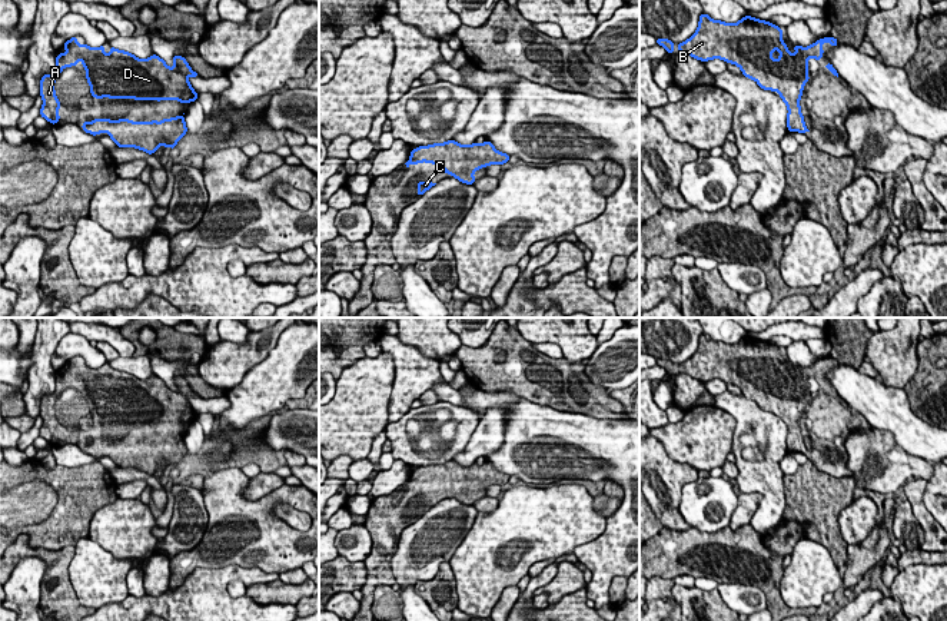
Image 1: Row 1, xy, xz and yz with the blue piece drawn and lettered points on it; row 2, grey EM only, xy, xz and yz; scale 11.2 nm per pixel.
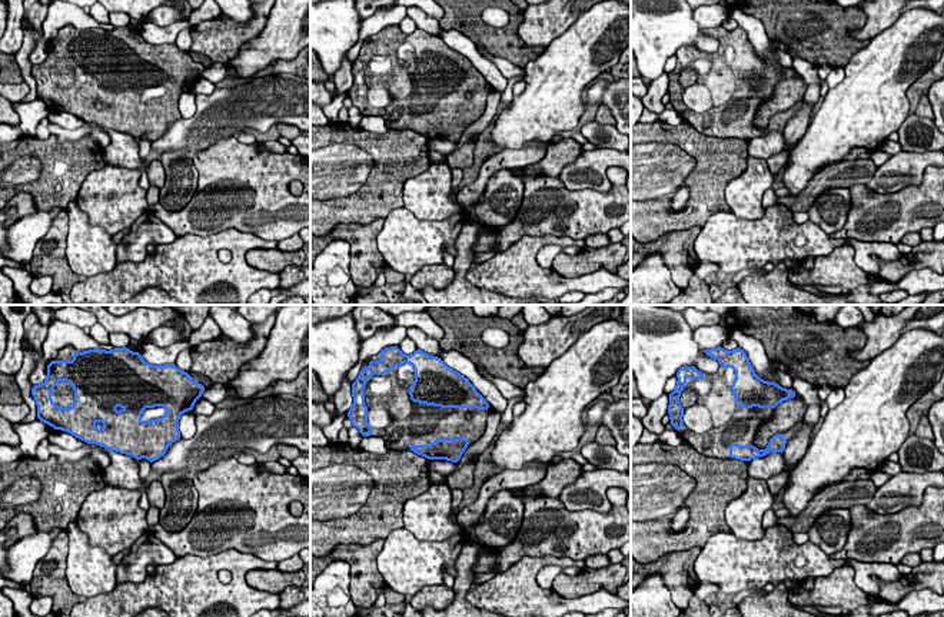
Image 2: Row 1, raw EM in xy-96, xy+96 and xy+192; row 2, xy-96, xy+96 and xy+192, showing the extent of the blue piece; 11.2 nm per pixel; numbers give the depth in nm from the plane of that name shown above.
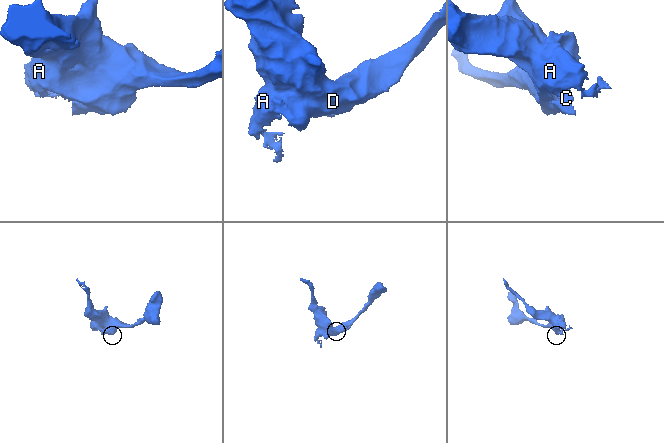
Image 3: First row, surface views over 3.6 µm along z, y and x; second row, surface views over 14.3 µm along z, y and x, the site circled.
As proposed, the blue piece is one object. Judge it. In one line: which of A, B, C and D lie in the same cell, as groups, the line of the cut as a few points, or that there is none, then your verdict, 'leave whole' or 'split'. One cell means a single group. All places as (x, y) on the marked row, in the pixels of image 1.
groups A B C D; cut none; leave whole

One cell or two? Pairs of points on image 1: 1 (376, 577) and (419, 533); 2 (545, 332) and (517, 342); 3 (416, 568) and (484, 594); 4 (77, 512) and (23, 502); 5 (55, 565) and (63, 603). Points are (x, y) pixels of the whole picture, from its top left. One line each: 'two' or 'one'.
1: two
2: two
3: two
4: one
5: one

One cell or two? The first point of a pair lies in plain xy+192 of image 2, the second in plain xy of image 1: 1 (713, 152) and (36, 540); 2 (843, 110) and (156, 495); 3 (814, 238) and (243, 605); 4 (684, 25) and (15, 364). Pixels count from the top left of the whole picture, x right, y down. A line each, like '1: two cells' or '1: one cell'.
1: one cell
2: two cells
3: two cells
4: one cell

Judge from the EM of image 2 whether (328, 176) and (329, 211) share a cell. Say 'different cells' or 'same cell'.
same cell

